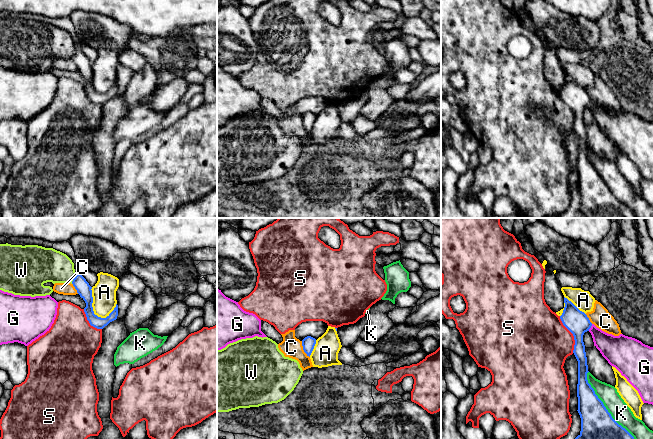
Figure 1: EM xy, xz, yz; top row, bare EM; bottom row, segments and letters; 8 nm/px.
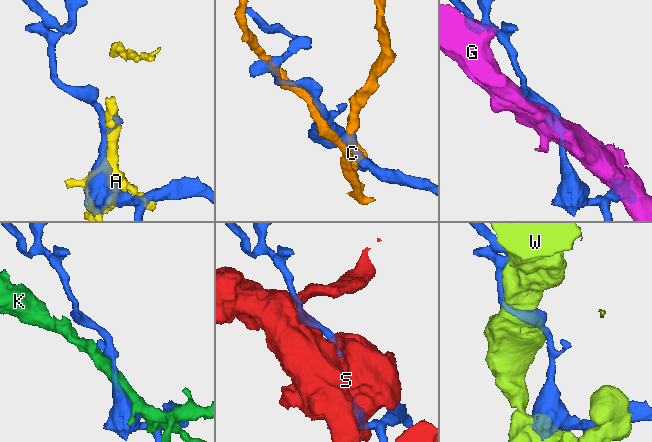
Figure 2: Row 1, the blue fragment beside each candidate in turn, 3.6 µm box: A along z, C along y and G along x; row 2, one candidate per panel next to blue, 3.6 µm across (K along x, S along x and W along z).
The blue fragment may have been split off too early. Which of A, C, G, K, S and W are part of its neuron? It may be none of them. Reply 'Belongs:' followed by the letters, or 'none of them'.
Belongs: none of them

